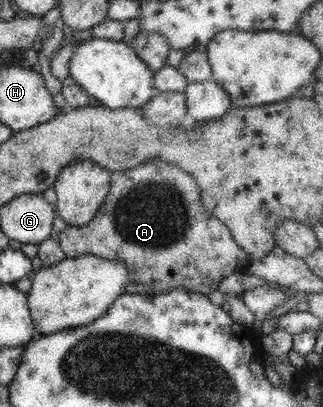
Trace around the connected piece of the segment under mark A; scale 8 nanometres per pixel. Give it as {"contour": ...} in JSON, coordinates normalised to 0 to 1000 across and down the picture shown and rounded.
{"contour":[[[471,391],[412,415],[344,420],[341,452],[322,501],[303,514],[285,545],[254,558],[207,553],[198,565],[180,570],[176,592],[207,634],[291,627],[375,639],[399,658],[406,693],[458,708],[464,725],[495,725],[539,710],[641,725],[656,713],[675,713],[675,695],[690,683],[718,668],[755,666],[768,654],[771,624],[737,604],[712,563],[663,536],[628,504],[610,442],[551,408],[526,408],[502,391]]]}

